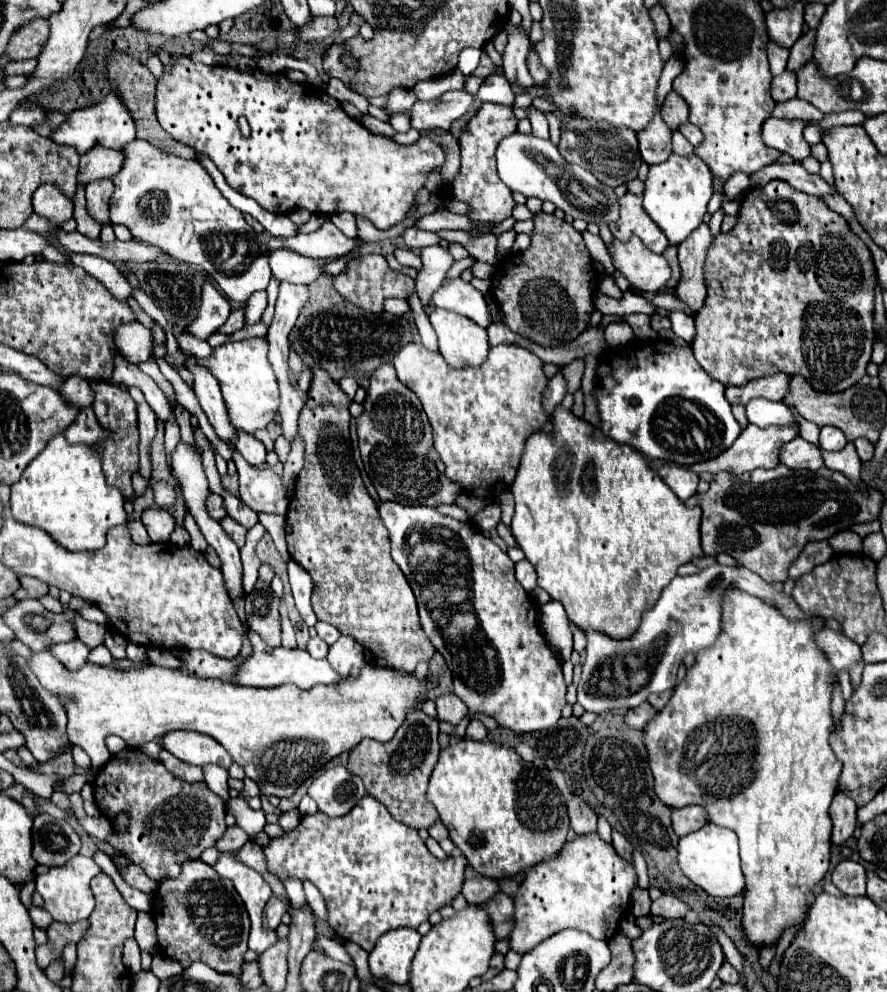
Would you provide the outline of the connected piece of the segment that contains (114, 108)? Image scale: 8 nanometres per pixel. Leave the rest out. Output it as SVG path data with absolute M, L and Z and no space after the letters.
M109 93L101 103L77 109L69 113L69 117L59 125L55 133L51 133L51 139L59 145L71 145L79 155L93 149L93 145L103 145L109 149L121 149L125 143L135 139L135 123L131 121L131 115L127 113L123 101L115 93Z

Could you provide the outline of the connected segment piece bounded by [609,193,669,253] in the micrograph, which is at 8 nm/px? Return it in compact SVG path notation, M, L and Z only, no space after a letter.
M623 195L619 199L619 211L619 219L615 223L609 223L609 229L615 239L629 239L637 235L653 253L663 253L669 247L665 233L645 213L639 195Z

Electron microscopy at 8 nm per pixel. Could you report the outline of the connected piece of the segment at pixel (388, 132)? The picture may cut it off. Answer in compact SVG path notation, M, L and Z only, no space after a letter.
M363 117L363 125L375 135L385 135L385 137L395 135L395 129L389 123L383 123L383 121L375 119L375 117Z

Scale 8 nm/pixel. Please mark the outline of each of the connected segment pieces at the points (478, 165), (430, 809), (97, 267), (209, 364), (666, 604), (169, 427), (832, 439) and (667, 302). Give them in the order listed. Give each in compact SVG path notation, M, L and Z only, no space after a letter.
M483 103L481 109L469 119L467 127L463 129L459 137L461 147L461 169L455 175L455 179L441 189L441 199L445 203L457 199L469 205L467 217L473 223L499 223L507 217L511 217L511 209L515 205L511 191L507 185L499 179L495 169L495 149L499 141L507 135L517 131L517 117L513 115L513 109L507 109L505 105L491 105Z
M417 709L407 715L407 721L397 729L393 741L377 743L371 739L363 739L349 753L347 771L351 775L361 777L367 793L377 801L381 801L397 821L413 829L421 827L427 829L439 819L437 809L425 797L427 781L441 751L437 735L439 735L439 719L431 719L421 709Z
M67 253L67 255L71 257L71 261L73 261L75 265L83 267L91 277L95 277L117 301L129 301L129 297L131 297L131 285L127 283L127 279L119 273L119 269L117 269L113 263L109 263L109 261L101 259L101 257L95 257L95 255L71 255L71 253Z
M253 337L247 341L231 341L213 347L211 357L197 361L199 365L207 367L211 375L219 381L231 425L237 431L255 433L257 429L265 429L275 419L279 407L279 387L271 363L267 359L267 349L269 343L265 337Z
M719 563L701 569L697 575L675 577L663 591L659 601L651 611L643 613L643 621L637 633L629 639L617 641L603 633L587 633L587 657L583 663L583 675L577 687L577 701L585 711L603 713L603 711L627 711L643 701L651 693L663 693L675 687L677 669L683 663L687 651L701 651L715 643L721 629L721 597L723 591L731 585L737 585L741 577L741 587L761 587L761 599L771 601L783 617L787 619L809 619L807 613L795 603L793 597L773 591L757 573L749 569L723 567Z
M167 421L165 423L164 446L167 457L167 466L171 467L171 455L175 451L179 441L181 440L180 429L176 421Z
M831 425L821 427L819 441L821 441L821 447L825 451L841 451L847 445L847 439L843 437L843 431L837 429L837 427L831 427Z
M657 293L657 295L653 297L653 303L655 303L659 309L663 309L663 311L675 311L675 309L681 309L683 313L691 313L691 309L689 309L687 305L679 303L677 297L673 297L671 293Z

